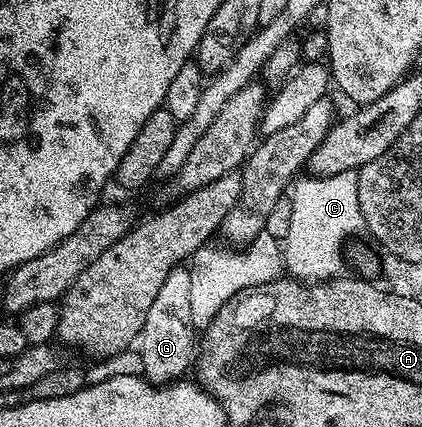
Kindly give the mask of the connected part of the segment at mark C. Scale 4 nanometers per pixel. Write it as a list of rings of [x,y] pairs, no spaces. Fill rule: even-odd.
[[[356,172],[307,177],[299,183],[297,181],[292,188],[292,222],[289,223],[289,235],[283,238],[281,248],[284,266],[292,278],[307,283],[323,283],[342,272],[345,255],[340,251],[349,235],[364,228],[363,216],[357,200]]]

